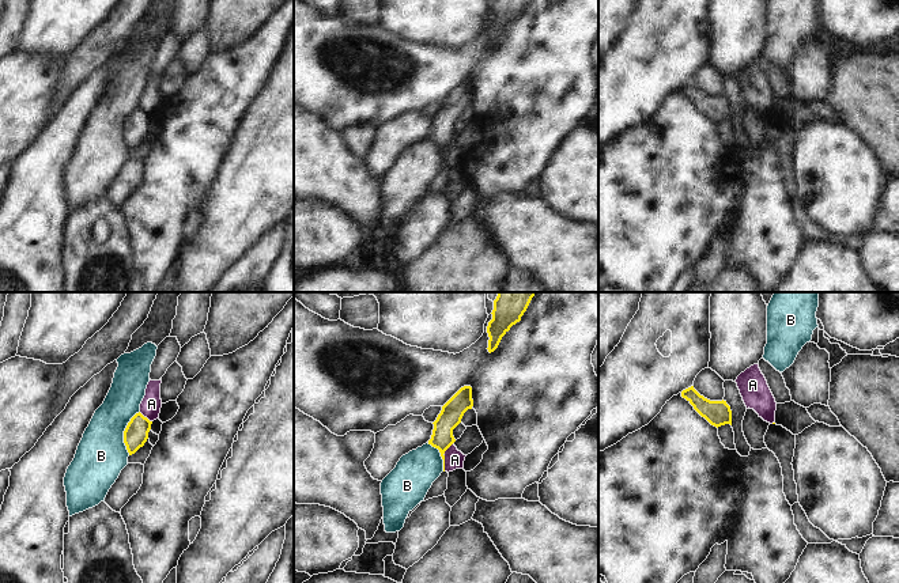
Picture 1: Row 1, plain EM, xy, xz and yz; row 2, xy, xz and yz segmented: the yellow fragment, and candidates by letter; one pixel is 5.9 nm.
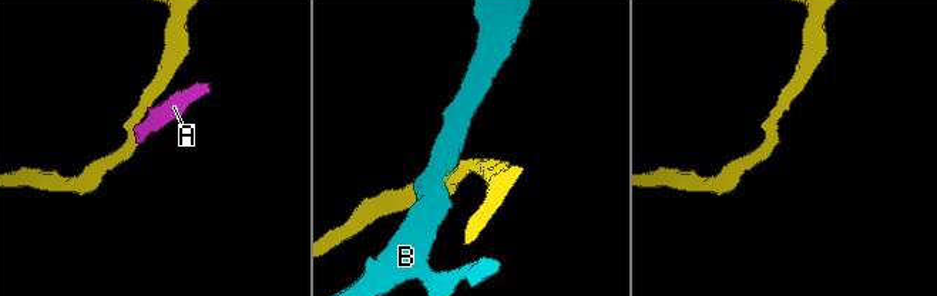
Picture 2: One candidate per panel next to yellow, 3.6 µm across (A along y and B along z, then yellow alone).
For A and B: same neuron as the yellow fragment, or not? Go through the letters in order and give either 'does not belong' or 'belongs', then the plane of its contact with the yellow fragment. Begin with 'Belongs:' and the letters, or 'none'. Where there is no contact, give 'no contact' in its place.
Belongs: none
A: does not belong; contact in xz
B: does not belong; contact in xy

